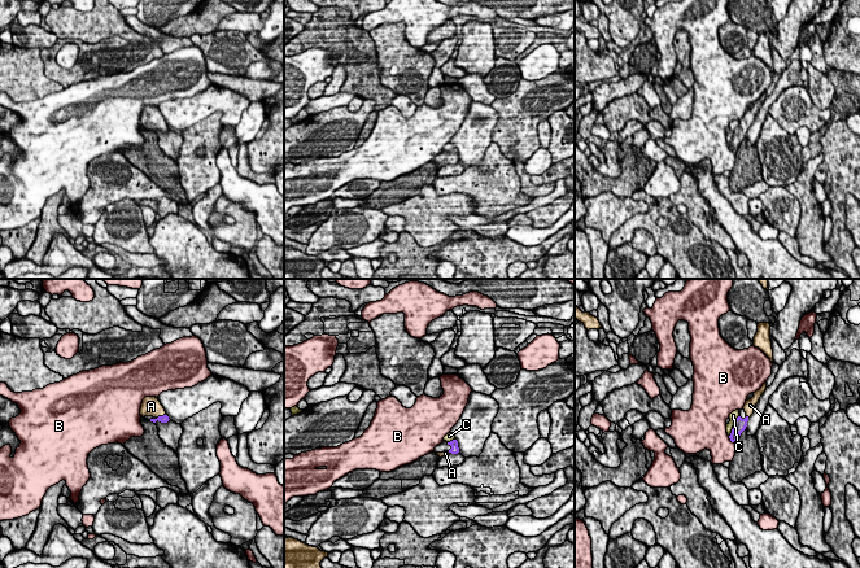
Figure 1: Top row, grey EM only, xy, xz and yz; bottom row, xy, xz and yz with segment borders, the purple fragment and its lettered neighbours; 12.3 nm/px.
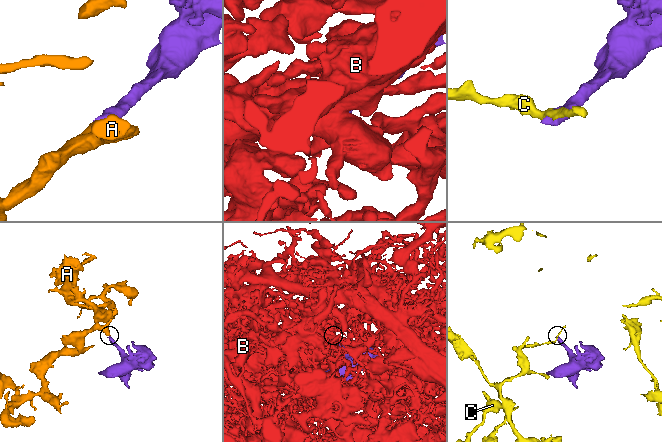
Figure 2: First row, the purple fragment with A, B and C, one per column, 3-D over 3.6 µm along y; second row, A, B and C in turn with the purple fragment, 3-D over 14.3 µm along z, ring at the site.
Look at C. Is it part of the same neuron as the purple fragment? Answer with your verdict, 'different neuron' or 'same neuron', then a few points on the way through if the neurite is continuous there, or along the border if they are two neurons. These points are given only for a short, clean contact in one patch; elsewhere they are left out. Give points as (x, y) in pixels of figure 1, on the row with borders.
different neuron | along yz (738, 415), (729, 436)

